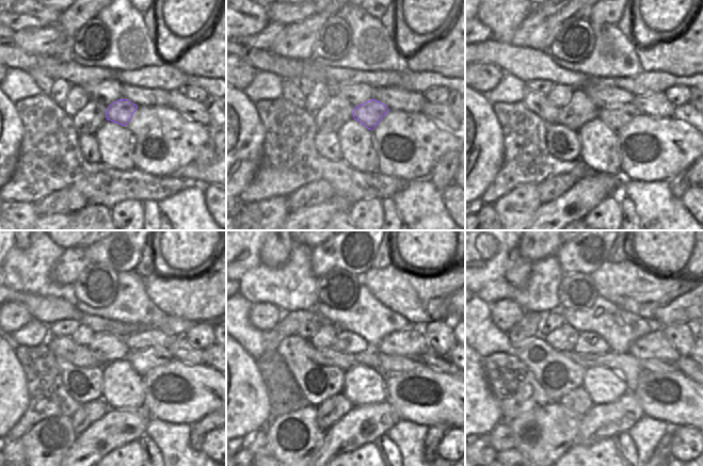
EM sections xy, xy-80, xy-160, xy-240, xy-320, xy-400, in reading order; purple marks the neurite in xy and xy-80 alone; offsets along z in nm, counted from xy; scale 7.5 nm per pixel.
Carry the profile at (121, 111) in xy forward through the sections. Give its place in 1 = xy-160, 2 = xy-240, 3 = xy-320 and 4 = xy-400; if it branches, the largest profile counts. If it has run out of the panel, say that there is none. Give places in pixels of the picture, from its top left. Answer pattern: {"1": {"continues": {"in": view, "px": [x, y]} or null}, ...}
{"1": {"continues": {"in": "xy-160", "px": [616, 117]}}, "2": {"continues": {"in": "xy-240", "px": [144, 360]}}, "3": {"continues": {"in": "xy-320", "px": [389, 364]}}, "4": {"continues": {"in": "xy-400", "px": [646, 365]}}}

